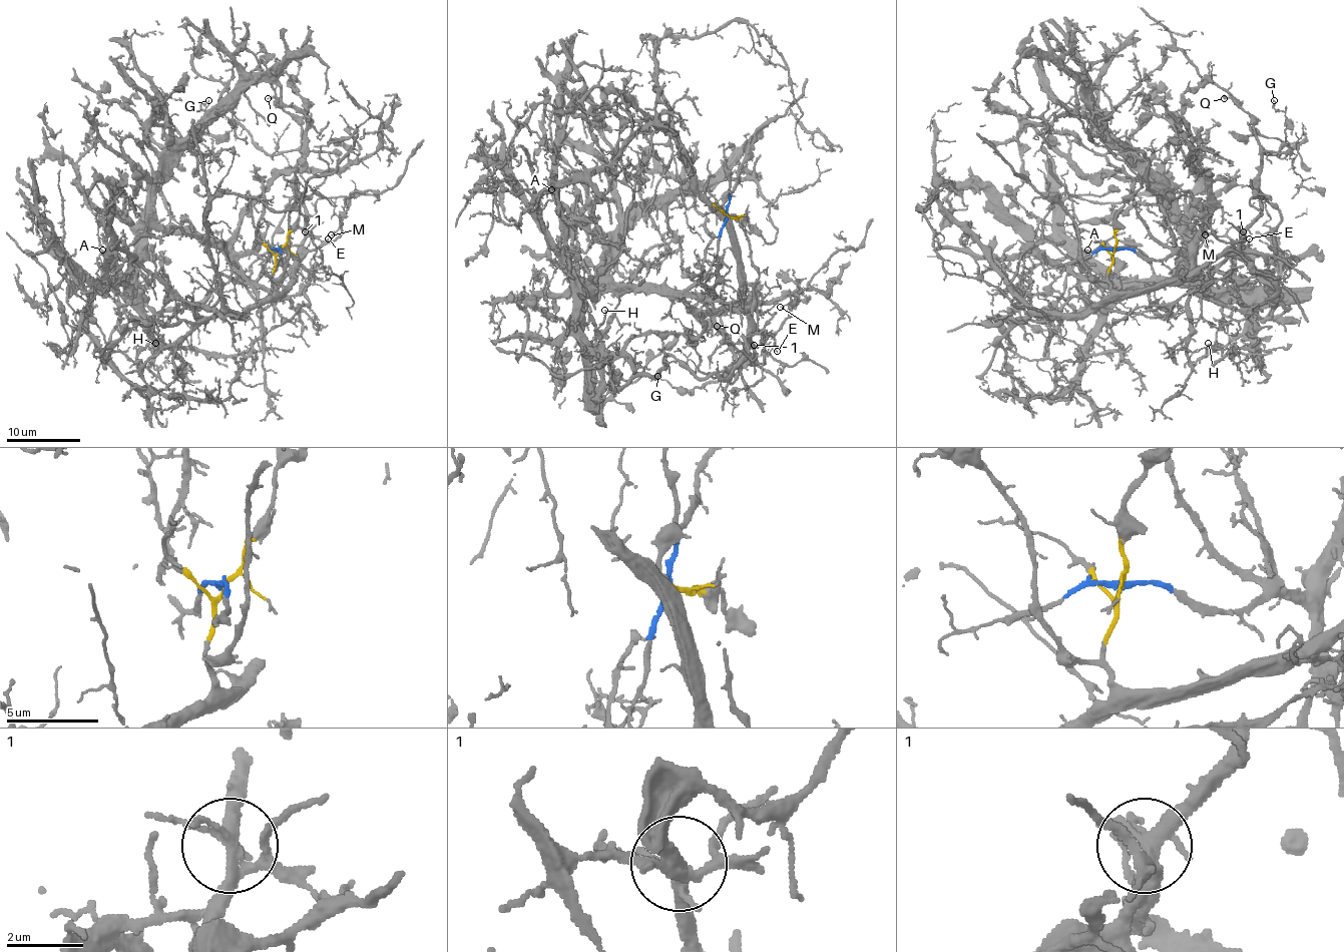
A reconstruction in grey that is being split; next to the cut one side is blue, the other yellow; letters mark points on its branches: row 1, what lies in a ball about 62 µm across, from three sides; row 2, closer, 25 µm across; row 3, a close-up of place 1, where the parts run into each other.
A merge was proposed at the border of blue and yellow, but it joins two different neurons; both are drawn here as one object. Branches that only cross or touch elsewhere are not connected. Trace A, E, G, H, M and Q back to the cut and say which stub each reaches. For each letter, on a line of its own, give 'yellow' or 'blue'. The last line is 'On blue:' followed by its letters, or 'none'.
A: blue
E: yellow
G: yellow
H: blue
M: yellow
Q: yellow
On blue: A, H

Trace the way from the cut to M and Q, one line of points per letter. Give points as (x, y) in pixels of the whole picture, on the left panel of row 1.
M: (279, 250), (271, 282), (284, 291), (299, 262), (330, 243), (342, 231), (342, 222), (330, 235)
Q: (279, 250), (271, 282), (284, 291), (305, 231), (295, 175), (301, 124), (268, 98)

